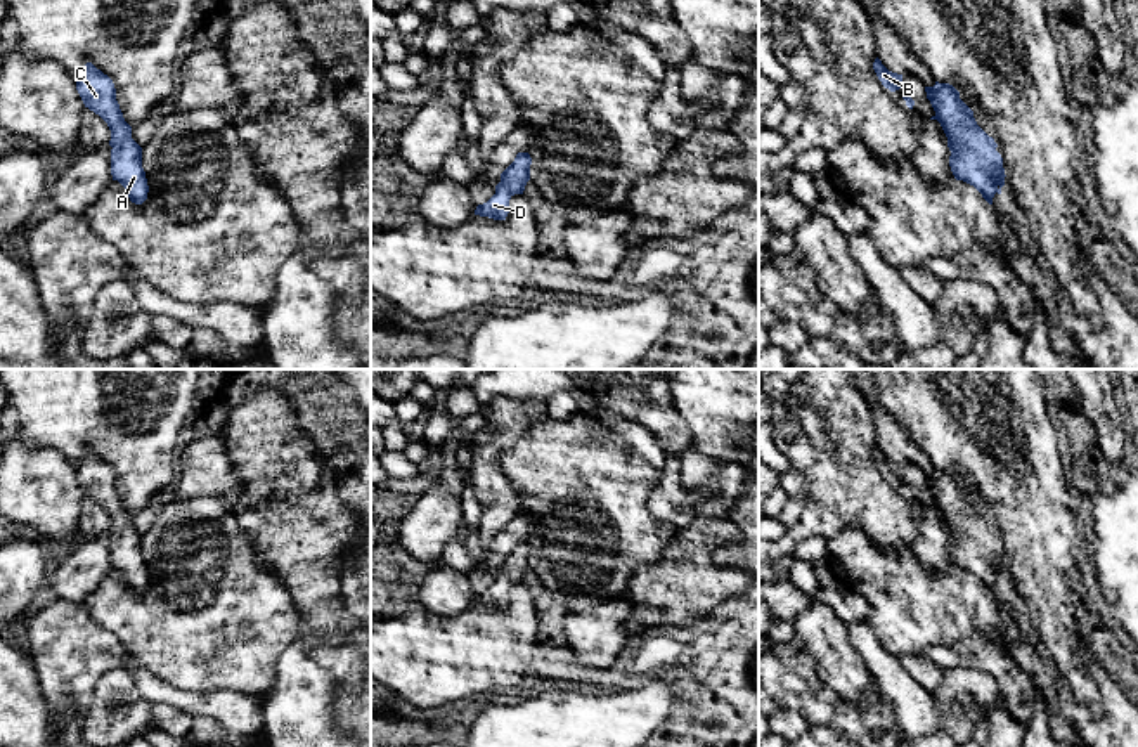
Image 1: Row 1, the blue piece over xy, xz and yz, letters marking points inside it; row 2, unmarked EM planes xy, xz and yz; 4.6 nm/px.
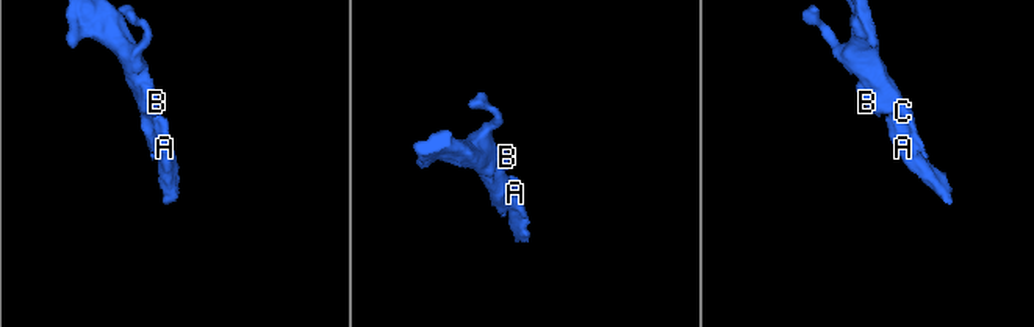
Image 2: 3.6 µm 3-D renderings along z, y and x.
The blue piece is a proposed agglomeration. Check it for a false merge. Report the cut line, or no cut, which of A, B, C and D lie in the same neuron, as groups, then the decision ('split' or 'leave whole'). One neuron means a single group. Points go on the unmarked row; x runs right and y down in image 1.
no cut; A B C D; leave whole

